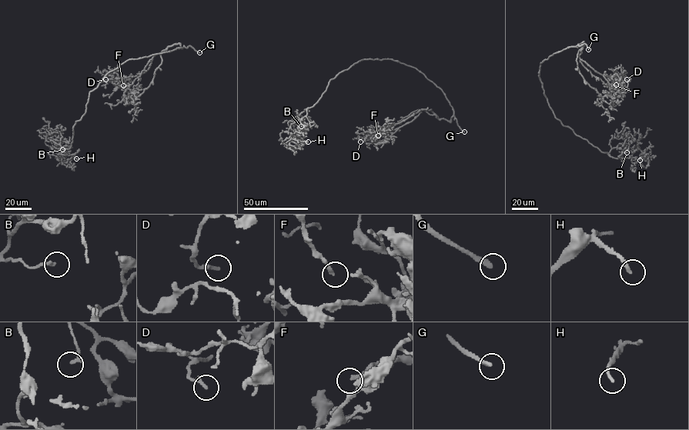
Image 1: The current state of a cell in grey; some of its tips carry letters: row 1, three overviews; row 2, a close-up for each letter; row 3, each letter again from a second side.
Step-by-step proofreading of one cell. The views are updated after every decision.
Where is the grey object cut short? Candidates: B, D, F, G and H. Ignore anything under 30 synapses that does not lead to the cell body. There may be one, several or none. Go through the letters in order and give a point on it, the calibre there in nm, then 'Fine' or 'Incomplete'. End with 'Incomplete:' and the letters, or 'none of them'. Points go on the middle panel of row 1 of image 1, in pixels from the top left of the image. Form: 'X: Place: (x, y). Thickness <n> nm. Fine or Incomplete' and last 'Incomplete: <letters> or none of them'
B: Place: (301, 126). Thickness 170 nm. Fine
D: Place: (360, 141). Thickness 220 nm. Fine
F: Place: (378, 135). Thickness 200 nm. Incomplete
G: Place: (464, 131). Thickness 240 nm. Incomplete
H: Place: (308, 141). Thickness 170 nm. Fine
Incomplete: F, G

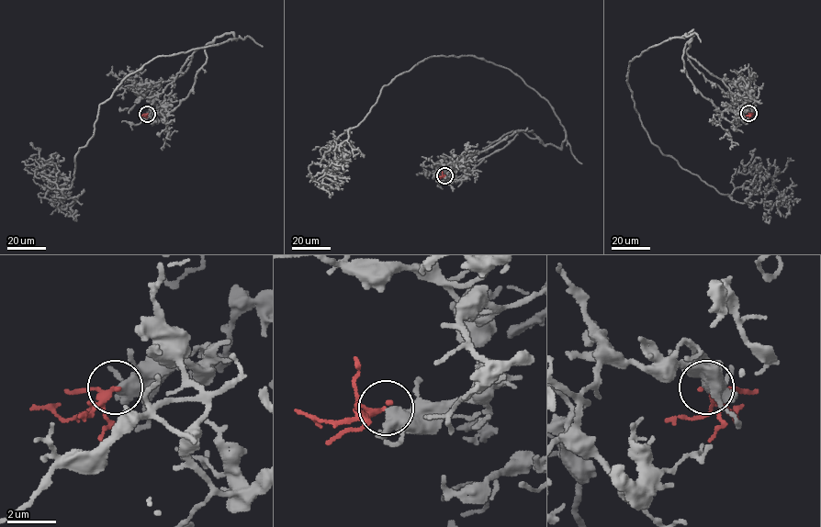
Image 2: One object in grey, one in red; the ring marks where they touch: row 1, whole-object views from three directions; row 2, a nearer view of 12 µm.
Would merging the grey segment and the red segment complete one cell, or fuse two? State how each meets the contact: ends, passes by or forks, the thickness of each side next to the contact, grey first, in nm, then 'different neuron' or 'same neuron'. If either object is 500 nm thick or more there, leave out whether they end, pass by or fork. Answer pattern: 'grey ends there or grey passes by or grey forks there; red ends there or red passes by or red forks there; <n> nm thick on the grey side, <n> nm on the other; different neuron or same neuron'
grey forks there; red forks there; 360 nm thick on the grey side, 160 nm on the other; same neuron

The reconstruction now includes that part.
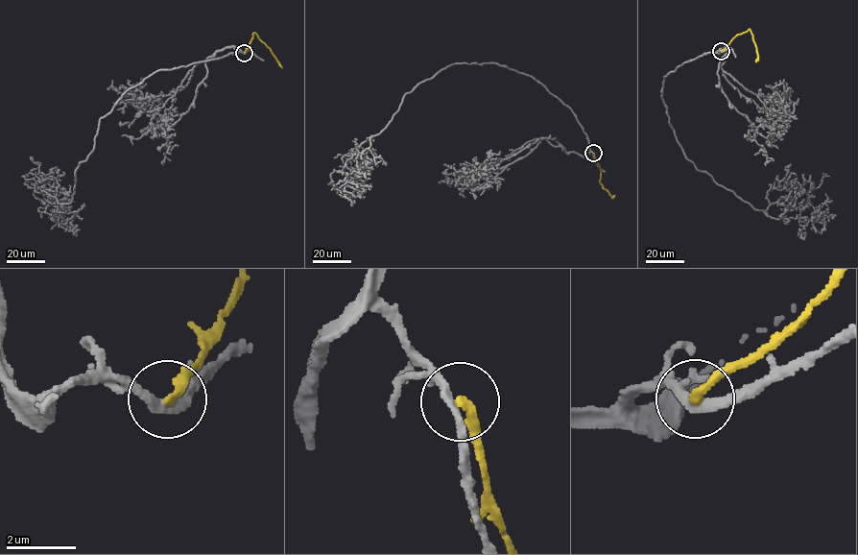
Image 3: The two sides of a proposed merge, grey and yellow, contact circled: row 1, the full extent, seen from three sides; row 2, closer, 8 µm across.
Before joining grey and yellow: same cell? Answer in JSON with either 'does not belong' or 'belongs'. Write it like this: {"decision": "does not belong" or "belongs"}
{"decision": "does not belong"}

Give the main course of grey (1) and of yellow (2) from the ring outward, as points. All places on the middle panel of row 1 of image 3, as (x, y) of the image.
1: (593, 153), (530, 76), (455, 63), (406, 94), (341, 195)
2: (593, 153), (601, 171), (600, 182), (611, 197), (614, 196)

